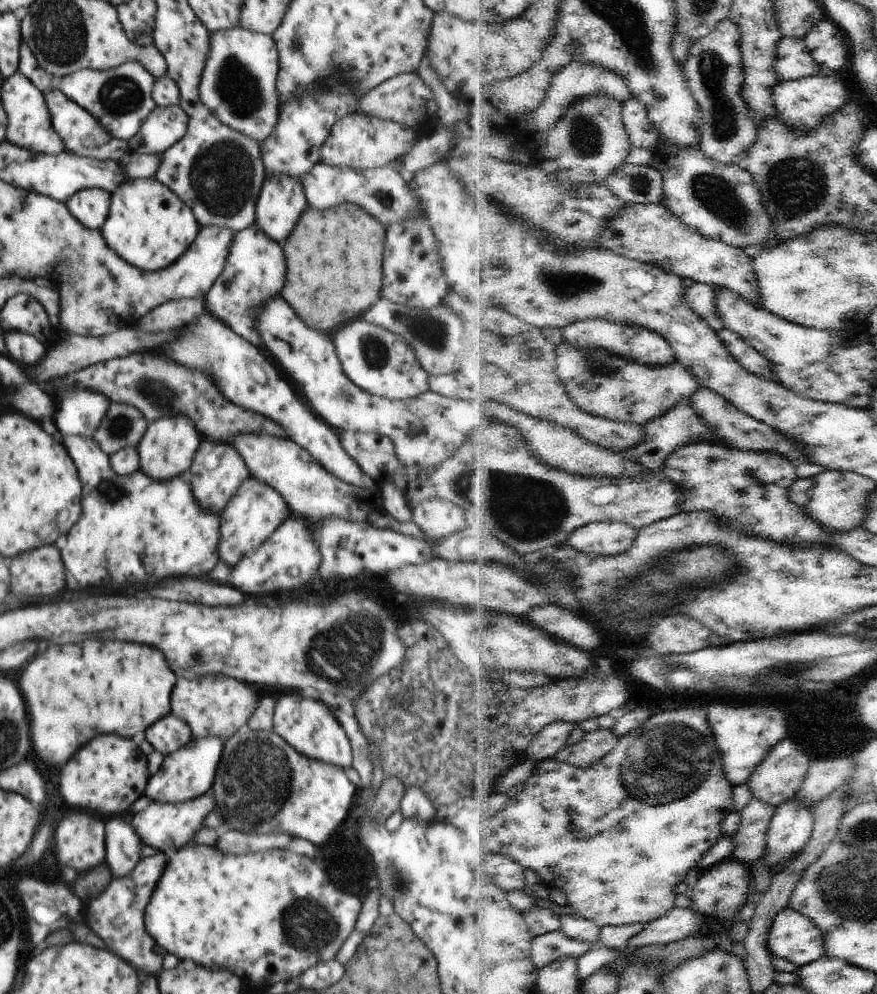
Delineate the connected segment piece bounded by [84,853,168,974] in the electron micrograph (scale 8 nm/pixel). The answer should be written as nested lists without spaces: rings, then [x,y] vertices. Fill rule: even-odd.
[[[156,853],[153,856],[141,858],[140,862],[126,878],[113,878],[110,886],[99,894],[86,906],[84,910],[84,922],[86,926],[118,956],[126,958],[134,968],[146,974],[158,974],[164,960],[164,950],[156,946],[154,938],[144,930],[144,910],[150,900],[150,894],[168,862],[164,853]],[[92,920],[96,924],[92,924]]]

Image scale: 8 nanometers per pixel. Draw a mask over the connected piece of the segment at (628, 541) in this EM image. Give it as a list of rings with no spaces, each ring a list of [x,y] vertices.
[[[598,522],[576,530],[565,546],[574,546],[587,555],[616,556],[632,550],[640,536],[637,527],[626,522]]]

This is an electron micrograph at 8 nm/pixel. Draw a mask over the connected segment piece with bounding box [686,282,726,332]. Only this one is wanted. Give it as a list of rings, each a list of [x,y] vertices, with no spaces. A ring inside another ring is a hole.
[[[694,283],[694,285],[686,288],[686,302],[693,306],[714,330],[720,332],[726,327],[724,318],[718,310],[718,287],[710,283]]]

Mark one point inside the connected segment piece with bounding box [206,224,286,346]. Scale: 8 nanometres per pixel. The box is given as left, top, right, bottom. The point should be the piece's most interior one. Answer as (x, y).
(255, 271)

